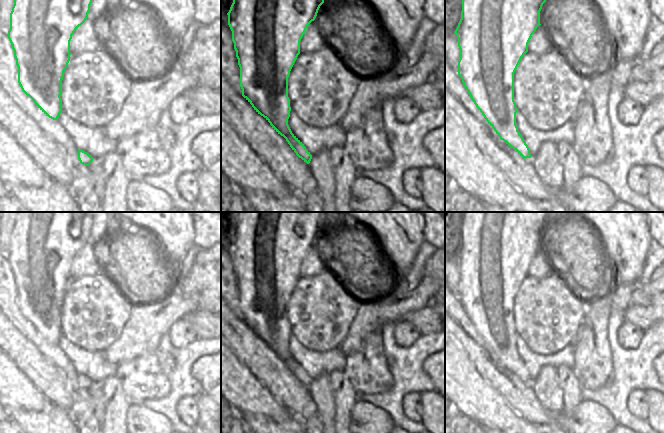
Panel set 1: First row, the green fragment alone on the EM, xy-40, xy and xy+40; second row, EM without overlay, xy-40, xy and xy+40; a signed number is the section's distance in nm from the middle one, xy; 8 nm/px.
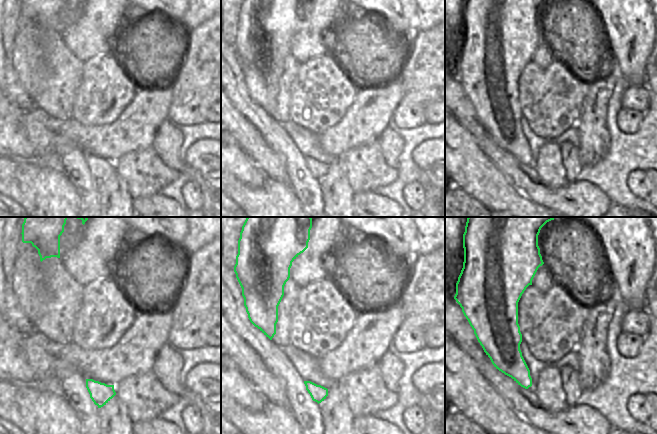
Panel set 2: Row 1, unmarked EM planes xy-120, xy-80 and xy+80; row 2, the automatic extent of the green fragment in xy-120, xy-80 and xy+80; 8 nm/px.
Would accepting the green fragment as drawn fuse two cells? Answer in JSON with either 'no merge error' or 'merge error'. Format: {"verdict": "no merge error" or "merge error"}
{"verdict": "no merge error"}

